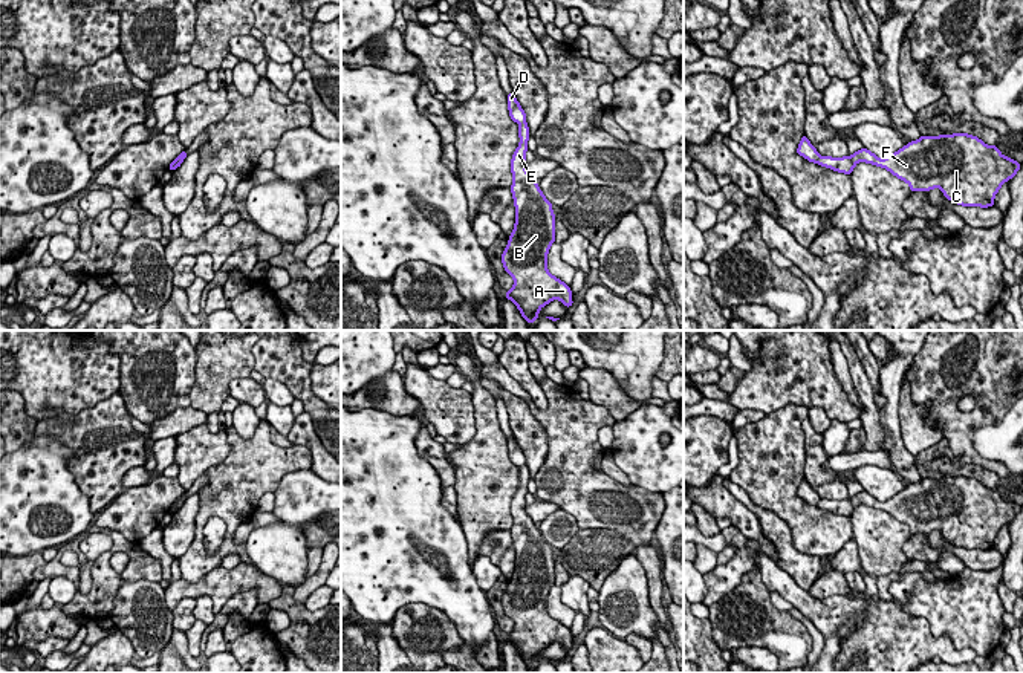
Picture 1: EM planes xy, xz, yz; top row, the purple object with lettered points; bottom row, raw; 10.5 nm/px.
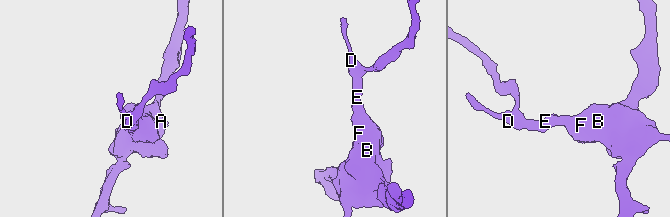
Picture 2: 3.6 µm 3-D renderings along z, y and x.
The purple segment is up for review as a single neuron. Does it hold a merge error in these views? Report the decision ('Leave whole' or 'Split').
Leave whole

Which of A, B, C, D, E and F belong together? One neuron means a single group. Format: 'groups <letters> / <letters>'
groups A B C D E F

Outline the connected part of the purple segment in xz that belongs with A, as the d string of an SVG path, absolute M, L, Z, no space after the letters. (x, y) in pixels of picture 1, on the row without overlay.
M514 434L508 437L508 451L511 462L518 467L520 486L511 502L515 567L502 597L503 610L514 621L514 629L505 639L528 665L534 665L540 652L552 642L567 650L573 644L570 629L547 613L547 595L555 584L555 557L538 525L526 514L524 497L531 476Z

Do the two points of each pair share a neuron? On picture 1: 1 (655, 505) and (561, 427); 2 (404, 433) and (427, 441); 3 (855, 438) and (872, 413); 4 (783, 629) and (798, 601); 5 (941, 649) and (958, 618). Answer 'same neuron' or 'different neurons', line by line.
1: same neuron
2: different neurons
3: different neurons
4: different neurons
5: different neurons

